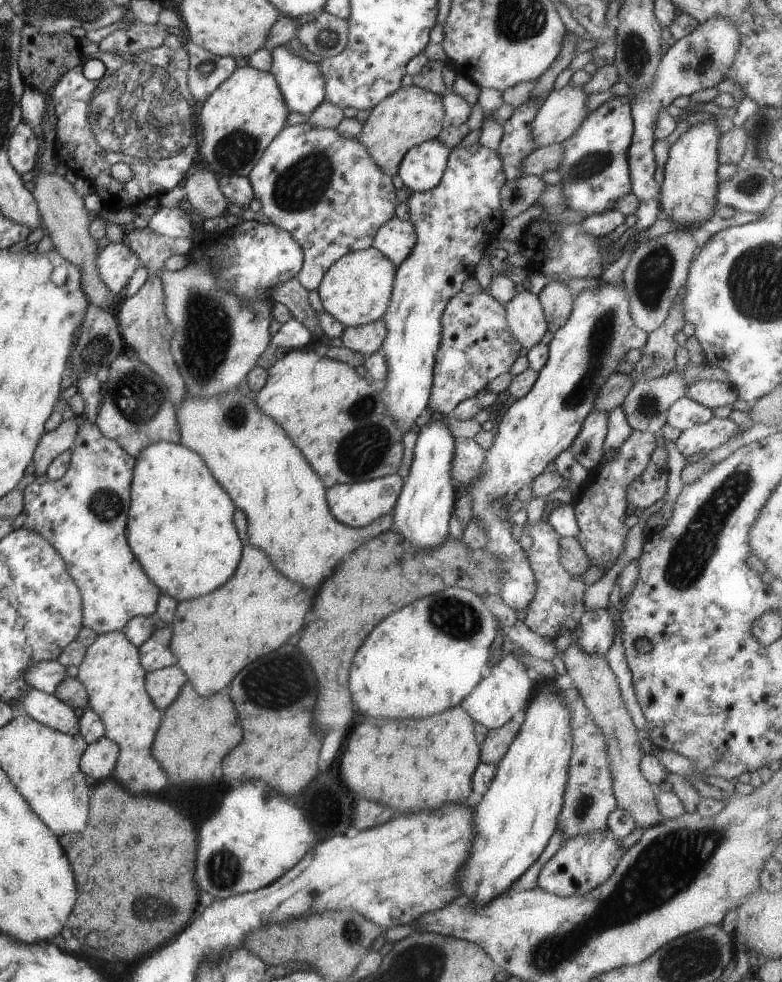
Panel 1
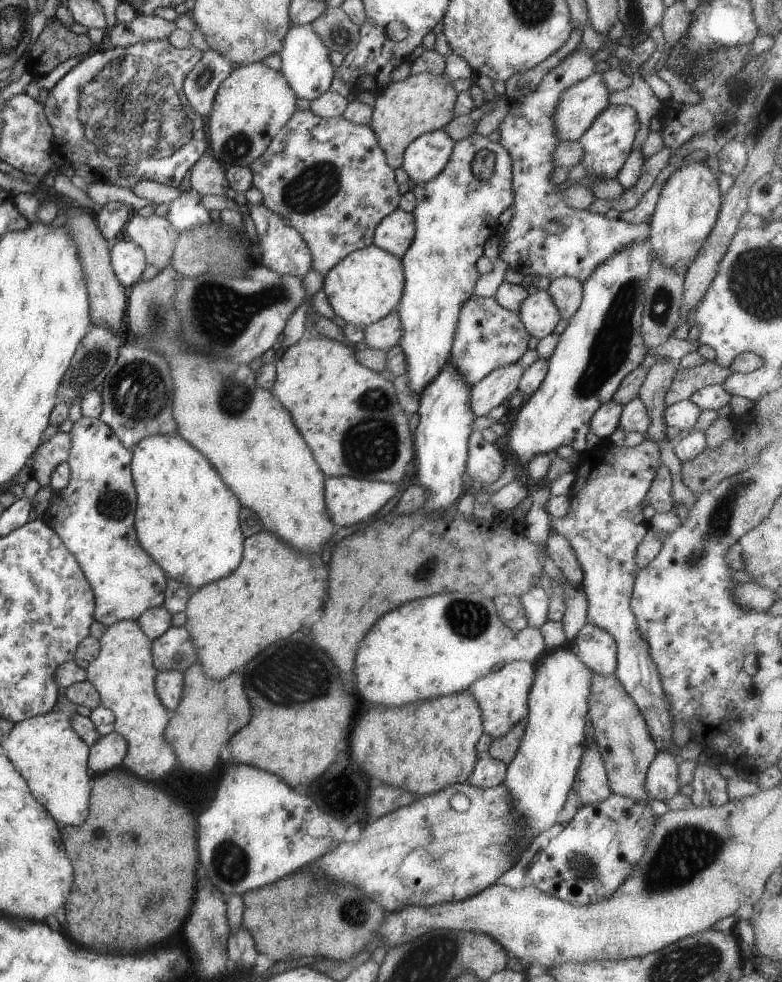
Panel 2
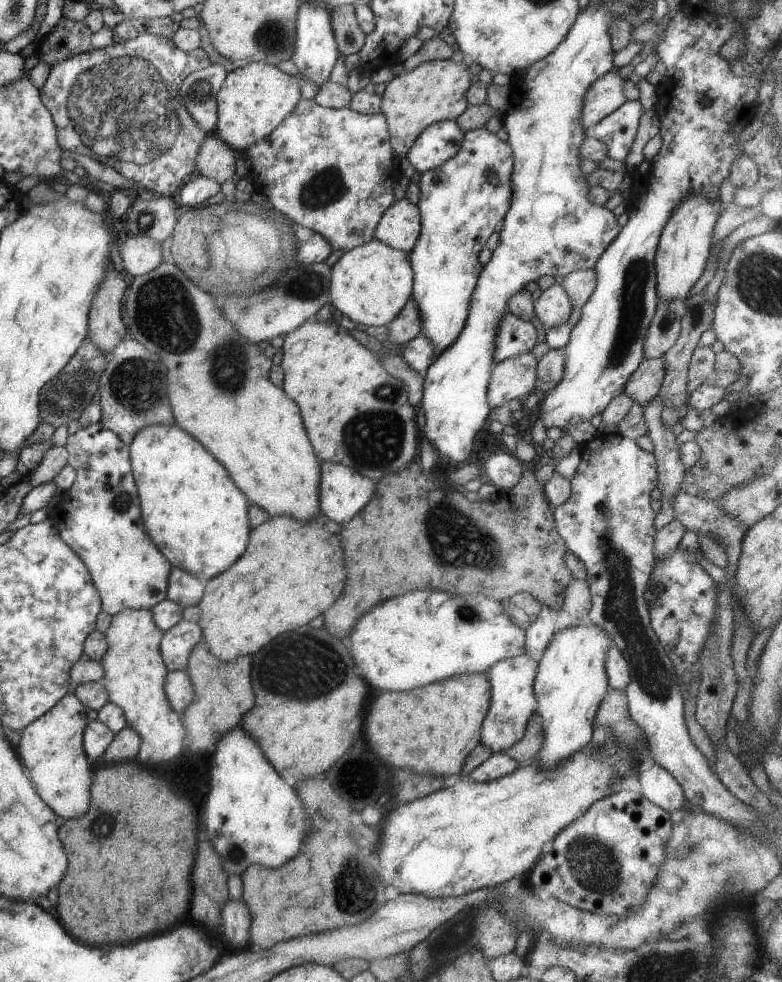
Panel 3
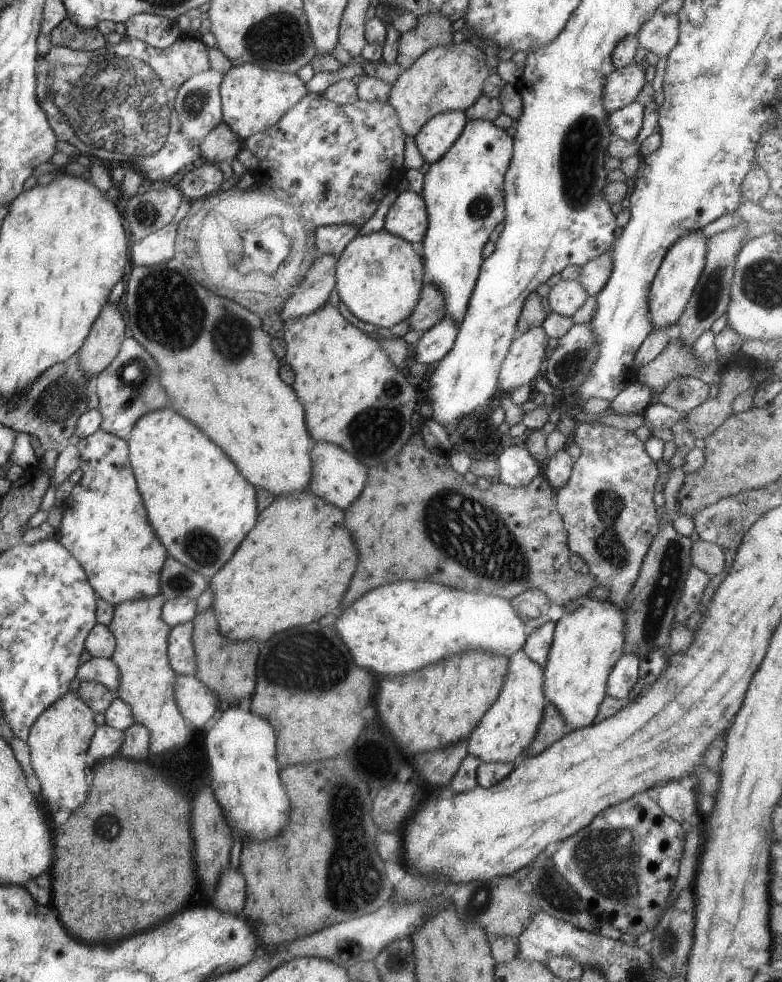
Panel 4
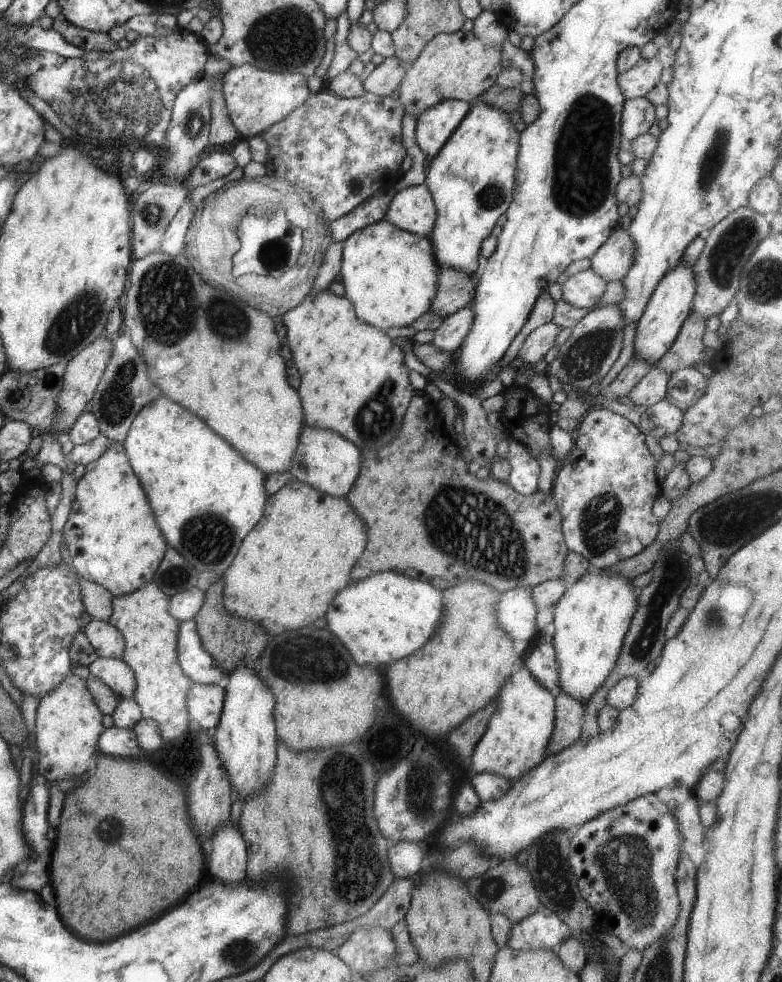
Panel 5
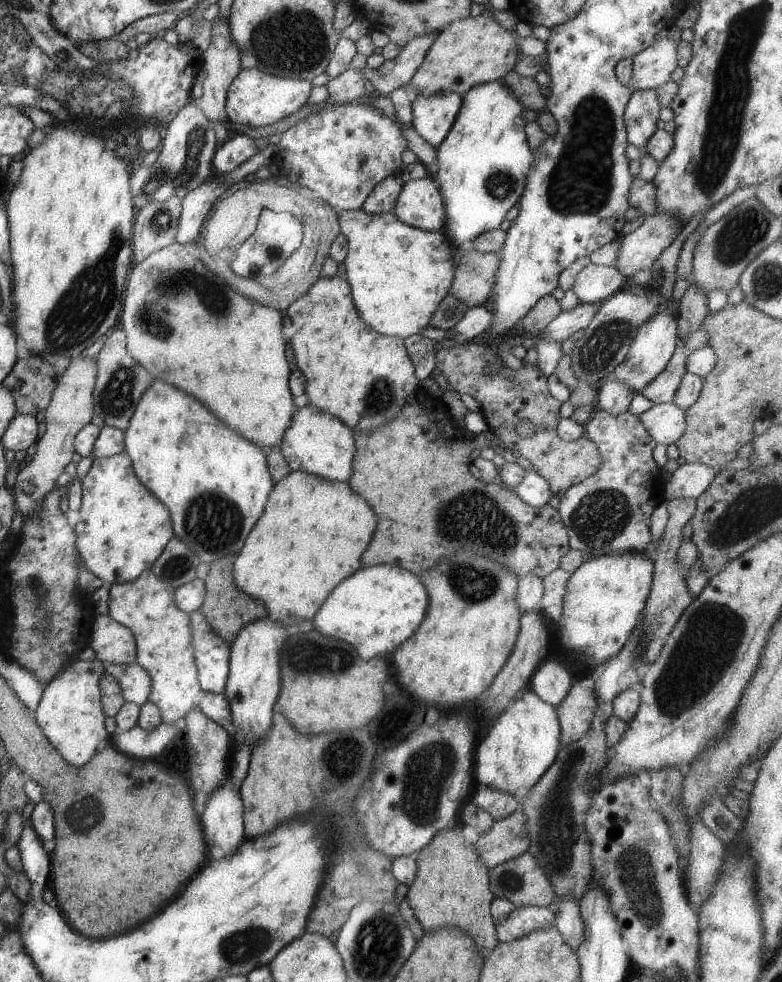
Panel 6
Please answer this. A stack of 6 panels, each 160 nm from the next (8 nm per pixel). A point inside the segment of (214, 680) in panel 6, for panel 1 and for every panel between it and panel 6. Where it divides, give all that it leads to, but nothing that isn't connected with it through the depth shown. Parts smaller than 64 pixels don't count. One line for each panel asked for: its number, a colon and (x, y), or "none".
1: (155, 653)
2: (173, 650)
3: (175, 644)
4: (179, 650)
5: (199, 666)

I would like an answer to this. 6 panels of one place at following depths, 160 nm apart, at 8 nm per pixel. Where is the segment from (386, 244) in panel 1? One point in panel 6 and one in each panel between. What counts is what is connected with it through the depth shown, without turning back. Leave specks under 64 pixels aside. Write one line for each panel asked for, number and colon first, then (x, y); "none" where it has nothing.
2: (394, 232)
3: (399, 226)
4: (406, 217)
5: (411, 209)
6: (419, 204)

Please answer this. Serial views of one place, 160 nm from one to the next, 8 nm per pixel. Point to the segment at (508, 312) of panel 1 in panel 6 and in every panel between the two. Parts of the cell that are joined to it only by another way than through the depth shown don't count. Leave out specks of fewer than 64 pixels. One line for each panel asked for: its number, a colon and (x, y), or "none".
2: (539, 315)
3: (553, 307)
4: (565, 297)
5: (583, 289)
6: (594, 282)

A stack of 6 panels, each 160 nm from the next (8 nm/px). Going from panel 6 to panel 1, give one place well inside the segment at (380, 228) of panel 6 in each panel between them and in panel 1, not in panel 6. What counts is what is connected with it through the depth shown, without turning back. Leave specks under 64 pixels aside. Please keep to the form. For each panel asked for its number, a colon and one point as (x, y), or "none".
1: (355, 290)
2: (366, 284)
3: (370, 283)
4: (378, 276)
5: (389, 275)

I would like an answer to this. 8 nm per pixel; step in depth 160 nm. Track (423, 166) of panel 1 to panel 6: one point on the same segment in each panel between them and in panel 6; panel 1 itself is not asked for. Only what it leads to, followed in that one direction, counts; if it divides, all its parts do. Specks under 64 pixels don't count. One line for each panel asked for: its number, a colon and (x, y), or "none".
2: (425, 157)
3: (437, 142)
4: (436, 135)
5: (435, 124)
6: (432, 116)

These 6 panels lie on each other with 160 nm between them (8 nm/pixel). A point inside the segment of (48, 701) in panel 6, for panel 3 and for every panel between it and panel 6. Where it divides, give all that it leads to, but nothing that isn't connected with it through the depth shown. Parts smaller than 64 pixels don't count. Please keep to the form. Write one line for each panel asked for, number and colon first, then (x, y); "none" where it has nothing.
3: (50, 750)
4: (57, 740)
5: (67, 723)

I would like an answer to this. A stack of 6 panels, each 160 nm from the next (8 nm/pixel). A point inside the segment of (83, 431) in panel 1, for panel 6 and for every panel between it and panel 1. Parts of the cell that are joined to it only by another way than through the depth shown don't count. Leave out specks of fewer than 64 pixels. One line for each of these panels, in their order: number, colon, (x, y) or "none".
2: (93, 515)
3: (98, 516)
4: (104, 526)
5: (112, 538)
6: (121, 528)

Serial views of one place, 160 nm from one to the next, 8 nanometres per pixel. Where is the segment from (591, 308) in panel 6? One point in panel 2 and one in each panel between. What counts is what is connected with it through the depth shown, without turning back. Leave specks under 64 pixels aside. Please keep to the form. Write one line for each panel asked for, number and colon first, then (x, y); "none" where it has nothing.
2: (497, 386)
3: (513, 377)
4: (524, 358)
5: (539, 340)

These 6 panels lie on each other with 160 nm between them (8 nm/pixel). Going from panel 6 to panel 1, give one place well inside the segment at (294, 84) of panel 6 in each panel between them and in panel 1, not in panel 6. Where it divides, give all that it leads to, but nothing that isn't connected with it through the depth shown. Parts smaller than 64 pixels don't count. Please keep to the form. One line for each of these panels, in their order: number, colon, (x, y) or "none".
1: (238, 119)
2: (252, 103)
3: (252, 100)
4: (252, 99)
5: (255, 99)

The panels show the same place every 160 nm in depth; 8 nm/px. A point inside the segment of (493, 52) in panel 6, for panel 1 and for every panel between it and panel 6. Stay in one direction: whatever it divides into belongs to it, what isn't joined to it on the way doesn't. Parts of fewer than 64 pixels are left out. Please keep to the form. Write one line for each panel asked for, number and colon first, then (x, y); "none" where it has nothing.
1: (409, 115)
2: (403, 110)
3: (433, 91)
4: (443, 78)
5: (457, 65)

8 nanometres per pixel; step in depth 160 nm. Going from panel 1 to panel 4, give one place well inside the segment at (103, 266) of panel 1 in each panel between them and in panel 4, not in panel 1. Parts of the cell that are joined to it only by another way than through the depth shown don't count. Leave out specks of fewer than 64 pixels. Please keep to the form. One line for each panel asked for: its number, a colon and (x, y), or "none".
2: (127, 260)
3: (140, 254)
4: (158, 246)

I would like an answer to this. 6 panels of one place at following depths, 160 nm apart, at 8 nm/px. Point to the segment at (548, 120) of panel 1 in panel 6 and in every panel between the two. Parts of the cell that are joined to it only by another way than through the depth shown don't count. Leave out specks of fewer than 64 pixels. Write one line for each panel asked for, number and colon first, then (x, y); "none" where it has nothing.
2: (577, 107)
3: (604, 95)
4: (622, 85)
5: (644, 74)
6: (651, 67)

